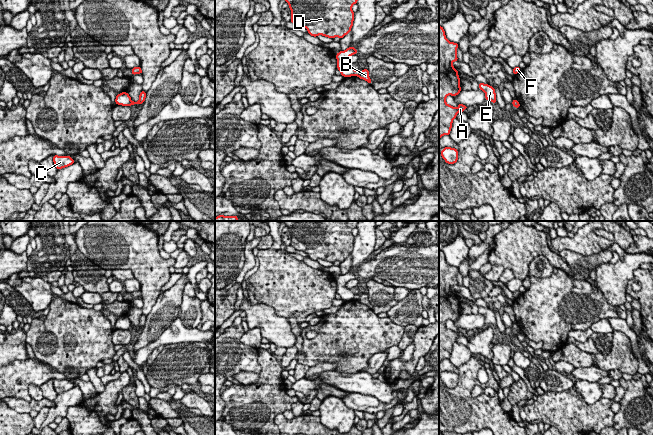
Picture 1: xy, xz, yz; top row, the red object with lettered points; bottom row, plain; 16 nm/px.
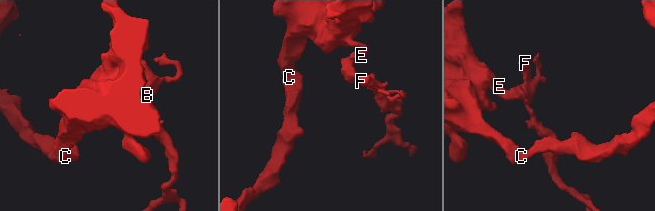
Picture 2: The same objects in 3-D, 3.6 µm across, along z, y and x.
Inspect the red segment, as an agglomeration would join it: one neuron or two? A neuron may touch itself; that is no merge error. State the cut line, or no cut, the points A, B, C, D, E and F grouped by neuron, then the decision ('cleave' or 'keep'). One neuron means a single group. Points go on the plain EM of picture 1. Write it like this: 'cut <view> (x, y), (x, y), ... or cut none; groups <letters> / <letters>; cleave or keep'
cut xz (355, 294), (353, 298); groups A C D E / B F; cleave

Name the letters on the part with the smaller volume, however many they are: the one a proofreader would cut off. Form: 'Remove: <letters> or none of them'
Remove: B, F

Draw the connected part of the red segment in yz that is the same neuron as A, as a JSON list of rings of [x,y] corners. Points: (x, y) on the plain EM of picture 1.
[[[439,250],[439,364],[444,359],[450,359],[453,344],[459,336],[468,332],[460,327],[457,332],[446,327],[448,319],[457,320],[462,314],[458,295],[452,289],[458,285],[458,270],[447,264],[443,251]]]

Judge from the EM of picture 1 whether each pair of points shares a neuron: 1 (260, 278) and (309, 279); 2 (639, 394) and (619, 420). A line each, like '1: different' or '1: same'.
1: same
2: same

